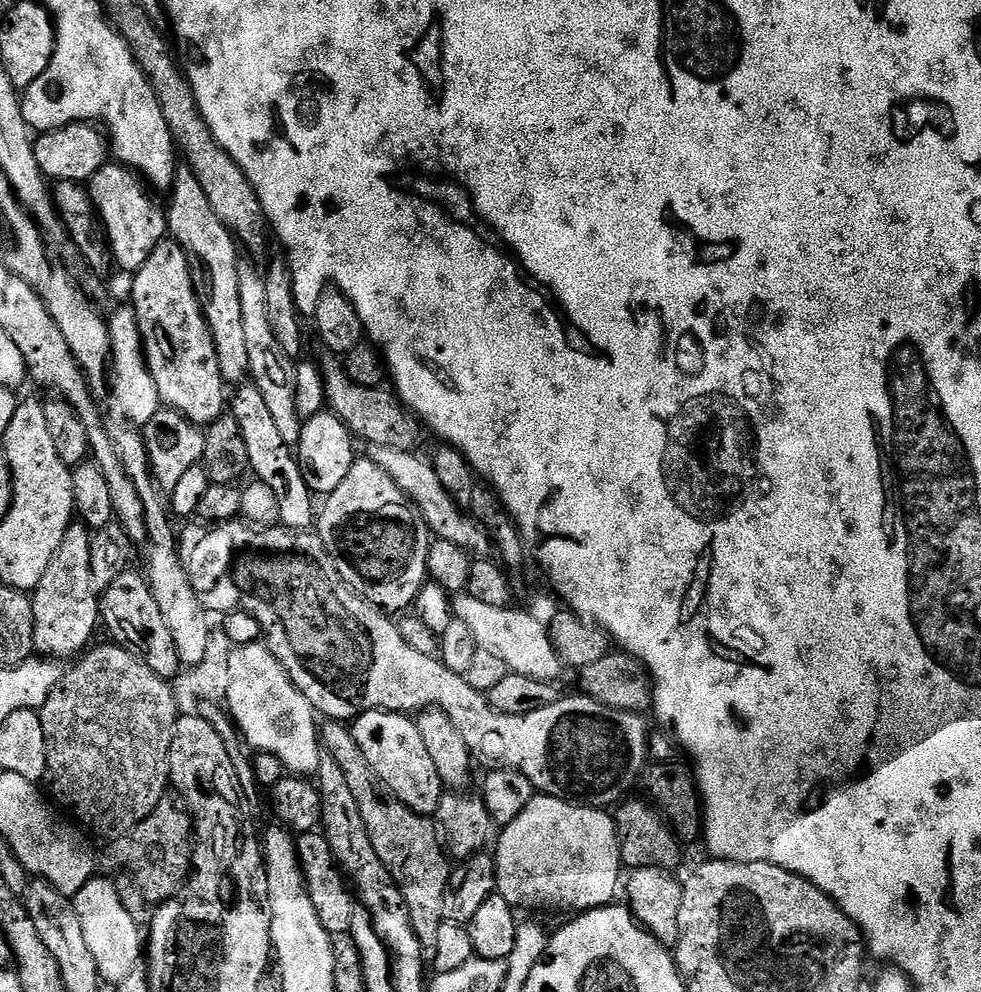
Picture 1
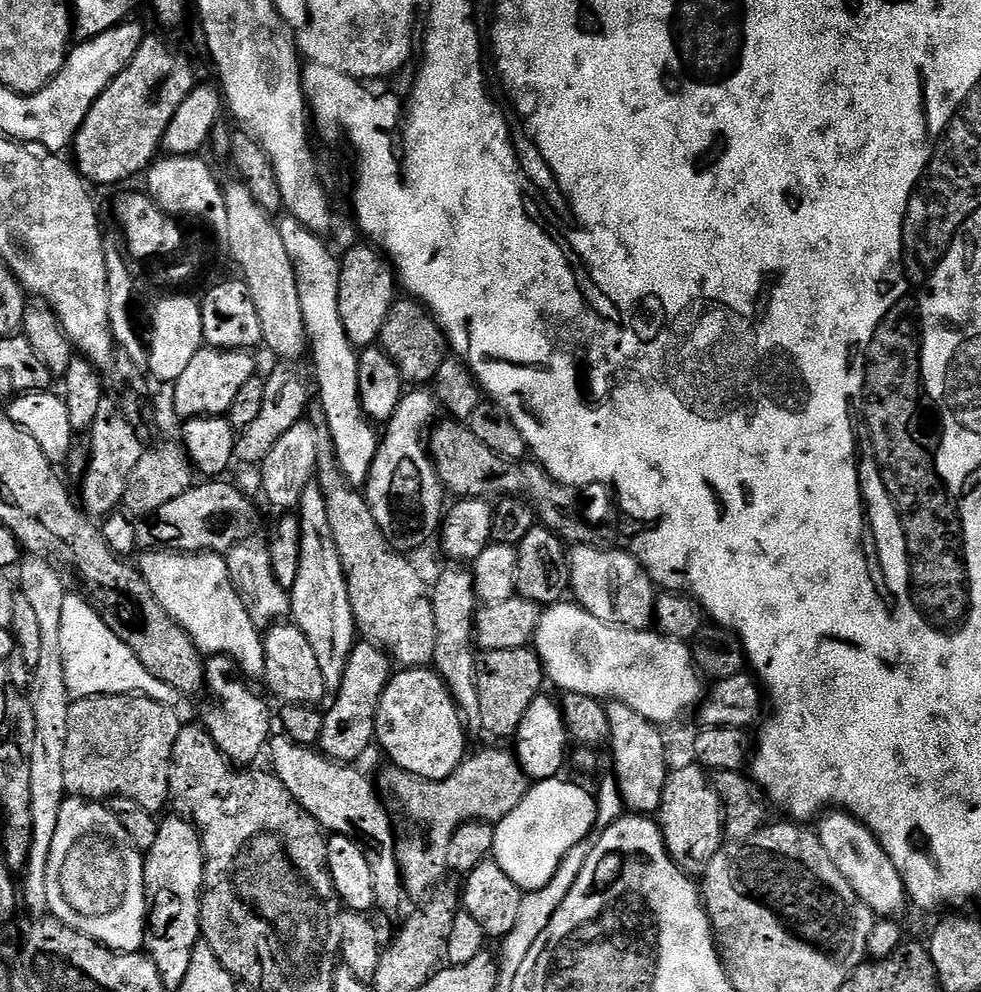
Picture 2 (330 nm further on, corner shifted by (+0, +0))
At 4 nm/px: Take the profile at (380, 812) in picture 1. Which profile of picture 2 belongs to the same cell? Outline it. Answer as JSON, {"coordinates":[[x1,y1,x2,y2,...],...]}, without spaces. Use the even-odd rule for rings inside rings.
{"coordinates":[[484,748,481,752,474,752,445,780,418,778,395,766,388,766,378,779,379,787,400,803,401,810,414,823,424,824,424,828,410,833,405,840,403,837,396,845,400,877,404,879,404,890,409,897,427,897,449,875,446,850,450,850,454,830,471,820,498,822,506,818,522,798,526,798,530,781,511,751]]}

